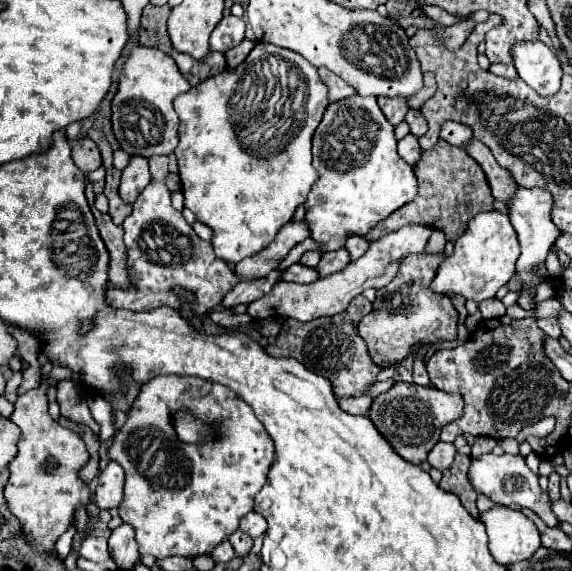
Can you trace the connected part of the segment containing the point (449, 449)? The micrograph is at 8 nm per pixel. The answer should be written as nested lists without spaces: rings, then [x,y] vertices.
[[[437,442],[435,448],[429,452],[429,464],[437,470],[447,470],[455,458],[455,446],[453,444],[445,444],[445,442]]]

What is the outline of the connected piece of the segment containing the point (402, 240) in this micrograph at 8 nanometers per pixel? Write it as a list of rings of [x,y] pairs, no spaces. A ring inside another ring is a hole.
[[[417,224],[403,226],[401,230],[375,240],[369,246],[369,250],[357,262],[347,264],[345,270],[331,274],[327,278],[319,278],[313,284],[293,284],[293,282],[279,280],[277,286],[273,286],[273,290],[265,298],[259,298],[257,302],[249,304],[249,316],[253,320],[263,320],[263,318],[271,318],[277,314],[277,316],[285,316],[285,318],[295,318],[299,322],[311,322],[315,318],[339,314],[341,310],[345,310],[349,306],[353,296],[361,294],[365,288],[377,290],[377,288],[389,284],[391,278],[395,278],[395,274],[397,274],[397,264],[409,254],[421,254],[432,231],[433,228],[417,226]]]

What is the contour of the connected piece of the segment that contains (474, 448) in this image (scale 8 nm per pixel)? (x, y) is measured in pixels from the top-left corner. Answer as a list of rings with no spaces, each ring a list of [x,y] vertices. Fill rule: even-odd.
[[[476,437],[474,444],[471,446],[471,457],[478,458],[487,452],[492,452],[497,445],[497,440],[487,437]]]

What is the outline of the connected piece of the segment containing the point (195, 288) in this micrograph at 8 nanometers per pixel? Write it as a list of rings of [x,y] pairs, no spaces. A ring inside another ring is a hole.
[[[153,156],[149,158],[149,166],[151,166],[151,176],[153,182],[137,196],[137,200],[133,202],[133,212],[123,220],[123,240],[127,246],[127,270],[129,270],[129,280],[135,288],[119,288],[119,286],[109,286],[107,290],[107,304],[111,308],[123,308],[123,310],[131,310],[131,312],[149,312],[161,306],[173,306],[177,310],[187,305],[191,312],[195,312],[197,316],[205,316],[207,312],[211,312],[215,306],[221,304],[221,298],[237,284],[237,278],[233,274],[233,270],[215,256],[211,242],[201,240],[191,224],[185,222],[183,214],[177,212],[171,206],[171,192],[165,186],[165,178],[169,174],[167,170],[167,156]],[[175,286],[181,286],[189,292],[195,294],[195,300],[187,302],[175,294]]]

